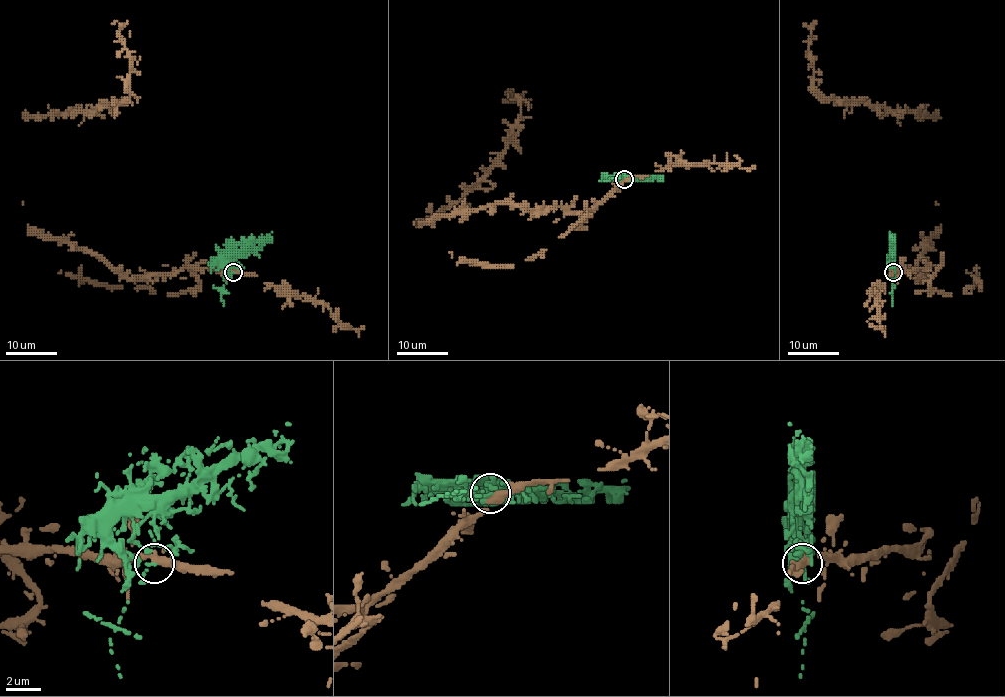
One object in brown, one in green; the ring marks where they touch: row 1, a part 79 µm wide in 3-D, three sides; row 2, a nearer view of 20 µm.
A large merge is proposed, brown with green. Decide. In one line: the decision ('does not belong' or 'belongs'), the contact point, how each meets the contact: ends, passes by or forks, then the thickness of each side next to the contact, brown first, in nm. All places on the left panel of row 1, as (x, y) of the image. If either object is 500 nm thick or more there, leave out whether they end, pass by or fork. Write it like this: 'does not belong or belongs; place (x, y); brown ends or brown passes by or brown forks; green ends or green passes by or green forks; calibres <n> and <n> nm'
does not belong; place (233, 272); brown passes by; green passes by; calibres 360 and 130 nm

